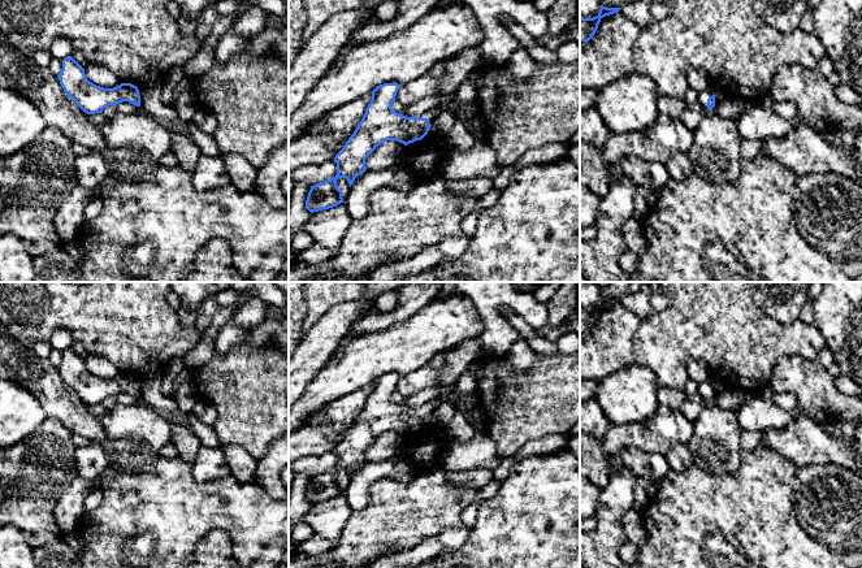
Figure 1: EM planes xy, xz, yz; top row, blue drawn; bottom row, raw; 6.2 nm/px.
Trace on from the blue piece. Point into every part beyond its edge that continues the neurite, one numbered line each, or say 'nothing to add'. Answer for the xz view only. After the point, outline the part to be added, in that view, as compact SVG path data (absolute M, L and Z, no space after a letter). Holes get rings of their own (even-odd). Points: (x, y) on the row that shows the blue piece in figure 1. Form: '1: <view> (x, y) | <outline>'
1: xz (453, 107) | M454 99L451 103L449 103L446 107L443 107L442 109L430 109L425 113L423 113L421 116L419 116L420 118L428 118L429 123L432 125L433 120L439 116L442 112L451 112L451 113L456 113L459 109L459 103Z

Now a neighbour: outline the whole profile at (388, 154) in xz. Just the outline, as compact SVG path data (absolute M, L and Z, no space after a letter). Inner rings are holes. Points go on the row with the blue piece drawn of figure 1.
M386 140L365 159L365 168L371 172L380 172L394 166L404 153L406 146L397 140Z

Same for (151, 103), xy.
M164 82L148 83L139 90L140 108L144 113L170 125L174 130L178 130L183 122L179 120L173 105L166 105L161 101Z

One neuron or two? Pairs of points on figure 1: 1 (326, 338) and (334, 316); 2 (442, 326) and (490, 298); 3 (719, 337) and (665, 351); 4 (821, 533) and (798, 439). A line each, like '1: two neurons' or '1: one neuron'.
1: one neuron
2: two neurons
3: one neuron
4: two neurons

